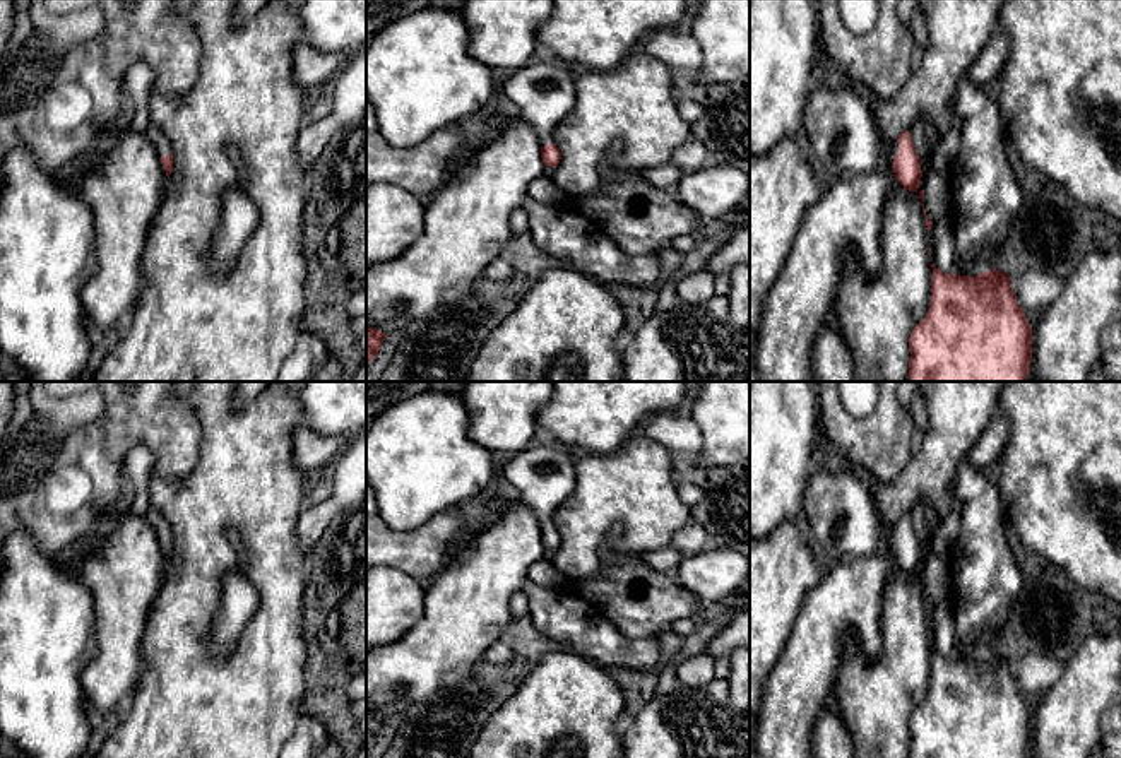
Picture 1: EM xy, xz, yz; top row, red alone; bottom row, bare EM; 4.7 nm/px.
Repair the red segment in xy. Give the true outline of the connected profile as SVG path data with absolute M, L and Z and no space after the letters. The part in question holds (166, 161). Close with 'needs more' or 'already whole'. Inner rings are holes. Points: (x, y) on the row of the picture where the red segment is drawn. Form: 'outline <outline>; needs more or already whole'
outline M151 123L144 135L154 144L159 161L164 166L166 176L173 171L173 154L171 154L171 144L168 137L163 133L163 130Z; needs more

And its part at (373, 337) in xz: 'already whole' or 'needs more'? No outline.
already whole

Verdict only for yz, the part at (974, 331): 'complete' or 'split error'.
complete

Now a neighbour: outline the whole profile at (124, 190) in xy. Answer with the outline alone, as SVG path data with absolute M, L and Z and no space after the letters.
M132 127L116 130L116 140L82 171L75 192L94 216L98 269L80 291L80 303L89 322L101 332L123 327L145 286L142 255L156 219L168 176L154 144Z

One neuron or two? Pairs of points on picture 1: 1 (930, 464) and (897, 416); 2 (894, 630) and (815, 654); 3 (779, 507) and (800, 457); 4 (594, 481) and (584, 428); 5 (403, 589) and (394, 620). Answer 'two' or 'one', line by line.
1: two
2: two
3: one
4: two
5: one

